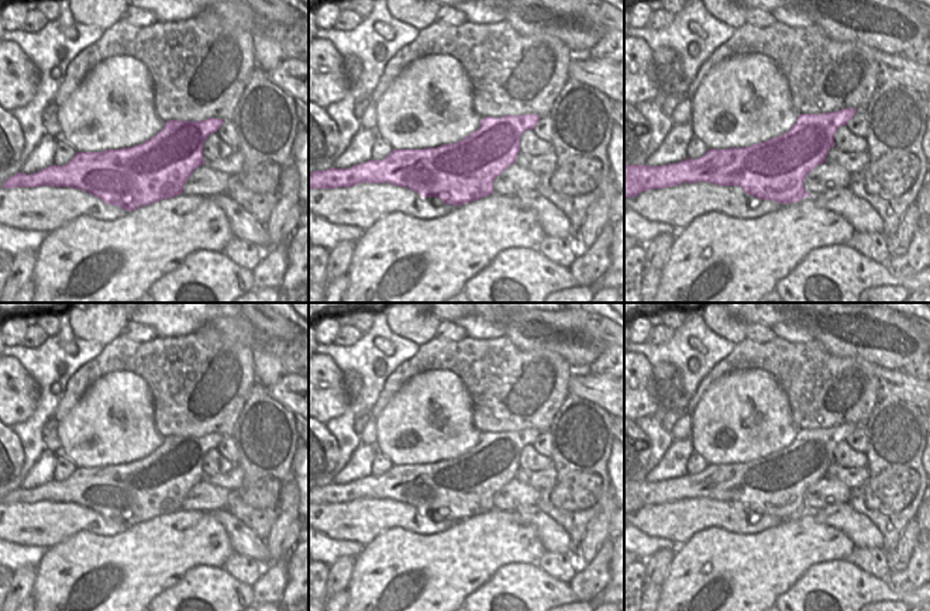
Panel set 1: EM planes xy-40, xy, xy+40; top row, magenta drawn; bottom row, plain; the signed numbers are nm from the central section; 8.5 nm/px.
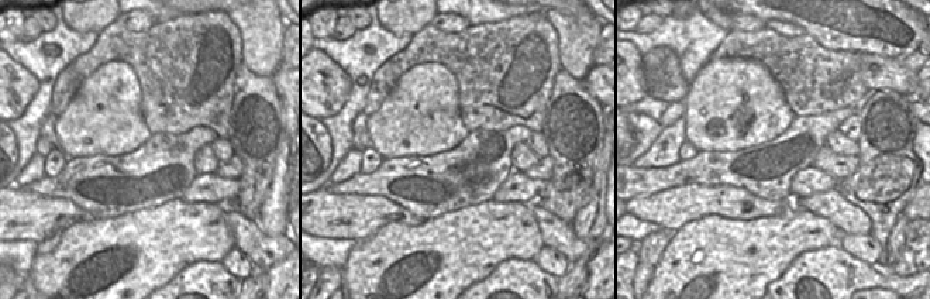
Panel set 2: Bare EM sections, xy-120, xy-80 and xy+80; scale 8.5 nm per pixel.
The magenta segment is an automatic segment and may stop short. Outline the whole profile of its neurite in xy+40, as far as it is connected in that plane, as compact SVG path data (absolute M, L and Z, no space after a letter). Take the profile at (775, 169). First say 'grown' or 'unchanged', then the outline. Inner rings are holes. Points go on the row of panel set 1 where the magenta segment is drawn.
unchanged; M857 111L799 114L789 131L747 148L707 149L698 159L647 166L624 163L624 197L681 183L738 186L744 193L781 204L810 196L803 182L810 170L826 162L834 146L834 132Z

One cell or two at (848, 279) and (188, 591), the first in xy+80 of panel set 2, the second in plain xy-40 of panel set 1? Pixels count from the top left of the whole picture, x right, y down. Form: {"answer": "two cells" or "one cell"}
{"answer": "one cell"}

